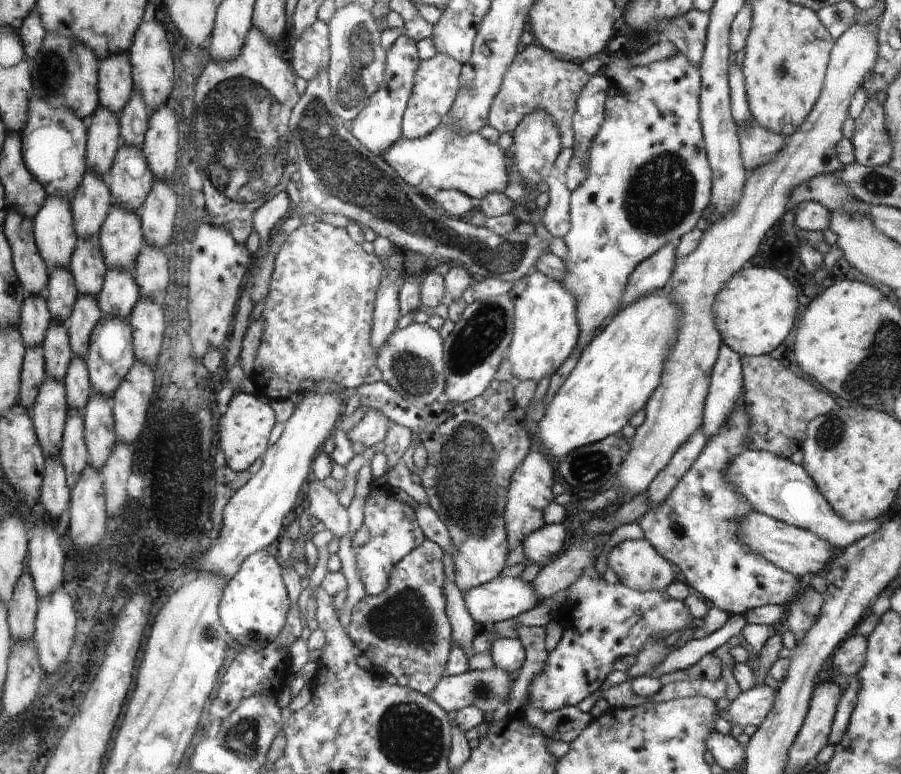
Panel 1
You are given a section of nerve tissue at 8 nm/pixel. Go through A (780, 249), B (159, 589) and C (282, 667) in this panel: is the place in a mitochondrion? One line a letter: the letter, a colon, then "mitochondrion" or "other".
A: mitochondrion
B: other
C: other

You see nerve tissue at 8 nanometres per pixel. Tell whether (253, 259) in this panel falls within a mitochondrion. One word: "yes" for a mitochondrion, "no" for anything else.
no

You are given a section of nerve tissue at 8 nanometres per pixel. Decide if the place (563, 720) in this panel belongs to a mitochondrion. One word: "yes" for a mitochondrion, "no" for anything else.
no

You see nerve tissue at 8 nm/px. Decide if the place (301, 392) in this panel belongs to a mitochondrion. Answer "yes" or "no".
no

